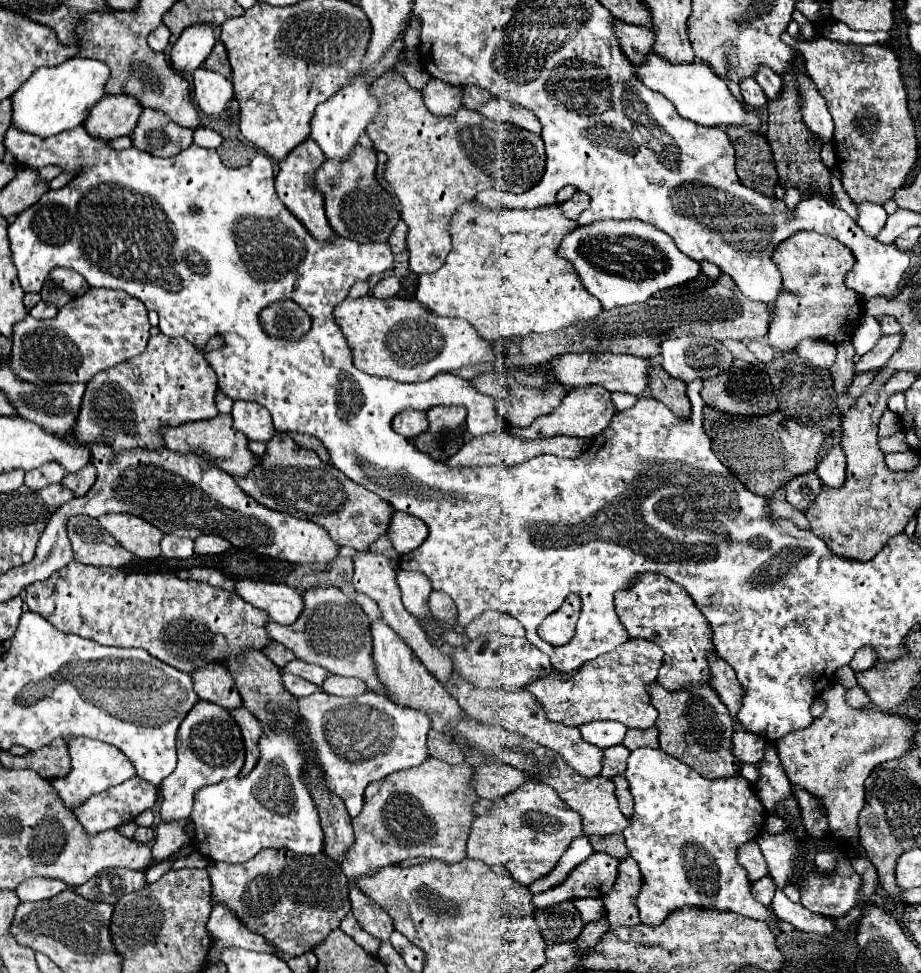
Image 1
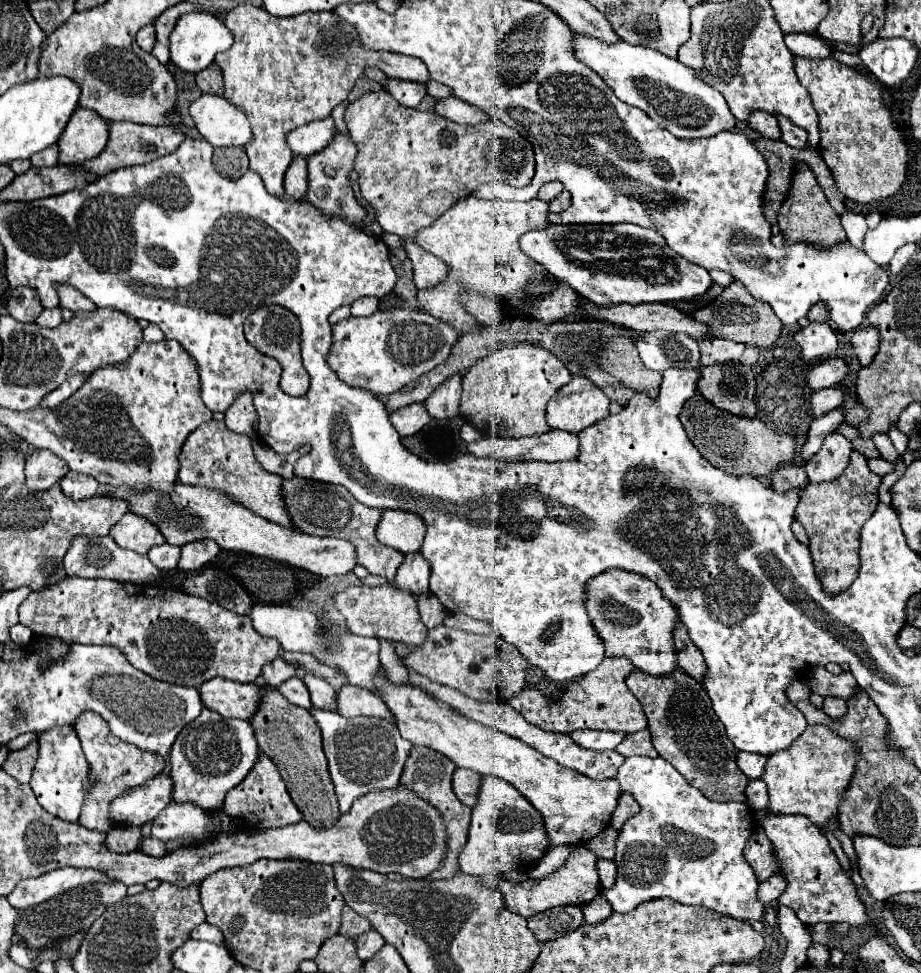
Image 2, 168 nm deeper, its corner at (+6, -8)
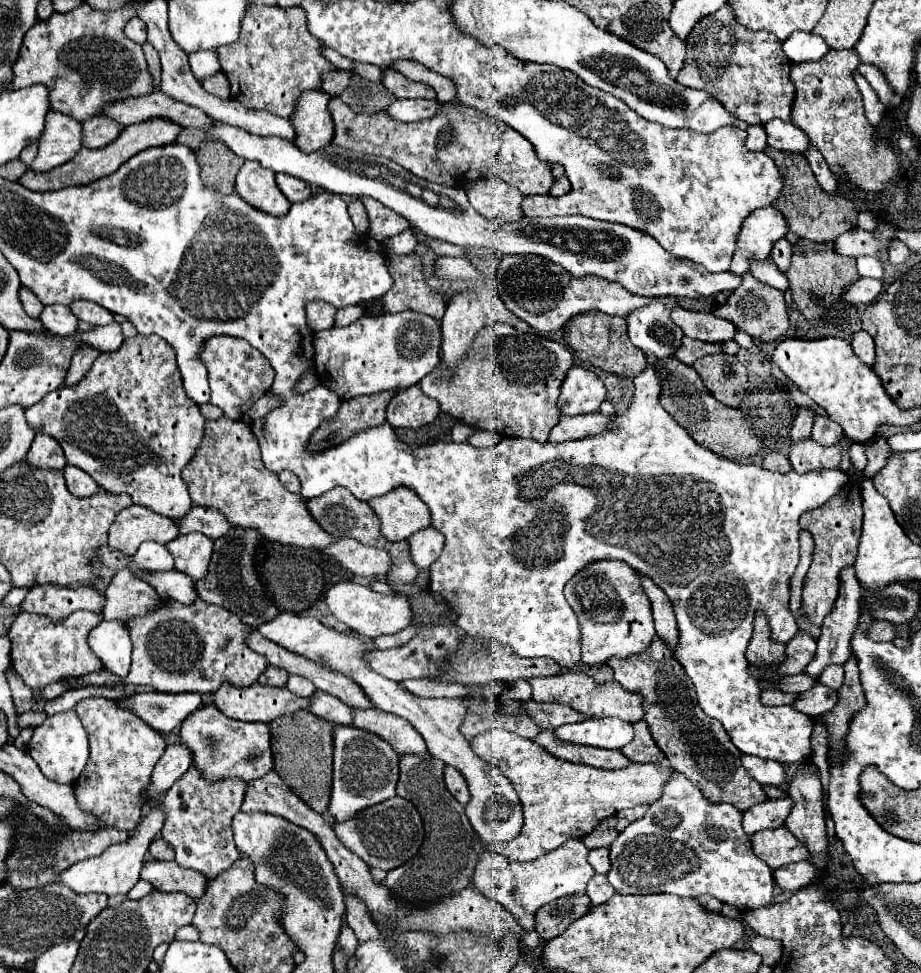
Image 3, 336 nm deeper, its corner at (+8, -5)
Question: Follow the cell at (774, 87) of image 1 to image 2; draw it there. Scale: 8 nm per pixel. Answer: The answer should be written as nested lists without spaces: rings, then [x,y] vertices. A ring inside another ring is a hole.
[[[777,116],[781,132],[783,132],[783,142],[793,146],[793,148],[807,148],[807,132],[795,124],[791,124],[785,116]]]

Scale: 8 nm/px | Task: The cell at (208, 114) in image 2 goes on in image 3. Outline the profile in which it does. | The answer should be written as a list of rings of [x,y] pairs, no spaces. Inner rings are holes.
[[[213,121],[209,129],[205,129],[207,139],[223,141],[233,153],[243,159],[253,159],[265,165],[275,173],[287,173],[303,179],[309,185],[327,189],[331,193],[345,193],[363,197],[369,195],[389,209],[401,213],[411,221],[415,229],[427,233],[427,237],[451,241],[463,247],[493,247],[505,255],[539,255],[547,261],[569,271],[573,277],[595,275],[599,279],[607,279],[623,285],[631,293],[639,293],[643,297],[707,297],[717,291],[733,291],[739,287],[741,277],[731,273],[709,273],[703,265],[693,263],[689,259],[679,259],[667,253],[649,233],[631,229],[619,223],[595,221],[587,217],[551,217],[551,219],[535,219],[515,223],[487,221],[475,213],[469,205],[467,195],[461,187],[443,187],[437,183],[429,183],[425,179],[415,177],[401,165],[385,157],[373,157],[363,153],[353,153],[337,145],[327,145],[311,155],[301,153],[299,147],[287,139],[279,137],[261,137],[247,133],[241,127],[233,127],[223,121]],[[387,173],[395,177],[395,183],[387,181]],[[423,191],[433,191],[441,201],[437,205],[429,205],[423,199]]]

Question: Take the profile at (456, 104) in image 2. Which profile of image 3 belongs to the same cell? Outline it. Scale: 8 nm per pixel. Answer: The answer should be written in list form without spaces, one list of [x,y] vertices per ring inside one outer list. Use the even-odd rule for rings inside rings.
[[[397,99],[387,107],[387,113],[397,121],[421,121],[437,115],[439,111],[437,99]]]

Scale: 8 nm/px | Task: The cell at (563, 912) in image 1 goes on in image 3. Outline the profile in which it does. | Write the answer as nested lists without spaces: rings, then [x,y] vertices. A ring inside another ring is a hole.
[[[587,895],[561,897],[549,905],[543,905],[535,915],[535,931],[543,941],[549,941],[563,933],[573,921],[583,917],[591,909]]]

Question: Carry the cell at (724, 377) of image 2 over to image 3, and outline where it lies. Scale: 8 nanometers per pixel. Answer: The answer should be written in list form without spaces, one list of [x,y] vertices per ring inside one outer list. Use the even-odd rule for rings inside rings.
[[[709,355],[693,363],[709,393],[729,407],[739,407],[747,395],[747,369],[735,355]]]

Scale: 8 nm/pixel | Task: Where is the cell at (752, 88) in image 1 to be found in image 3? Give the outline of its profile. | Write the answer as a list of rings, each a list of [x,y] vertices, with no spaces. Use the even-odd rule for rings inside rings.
[[[775,119],[763,127],[767,131],[767,145],[773,149],[803,153],[803,149],[809,145],[807,135],[799,127],[795,127],[793,123],[785,123],[785,121]]]

